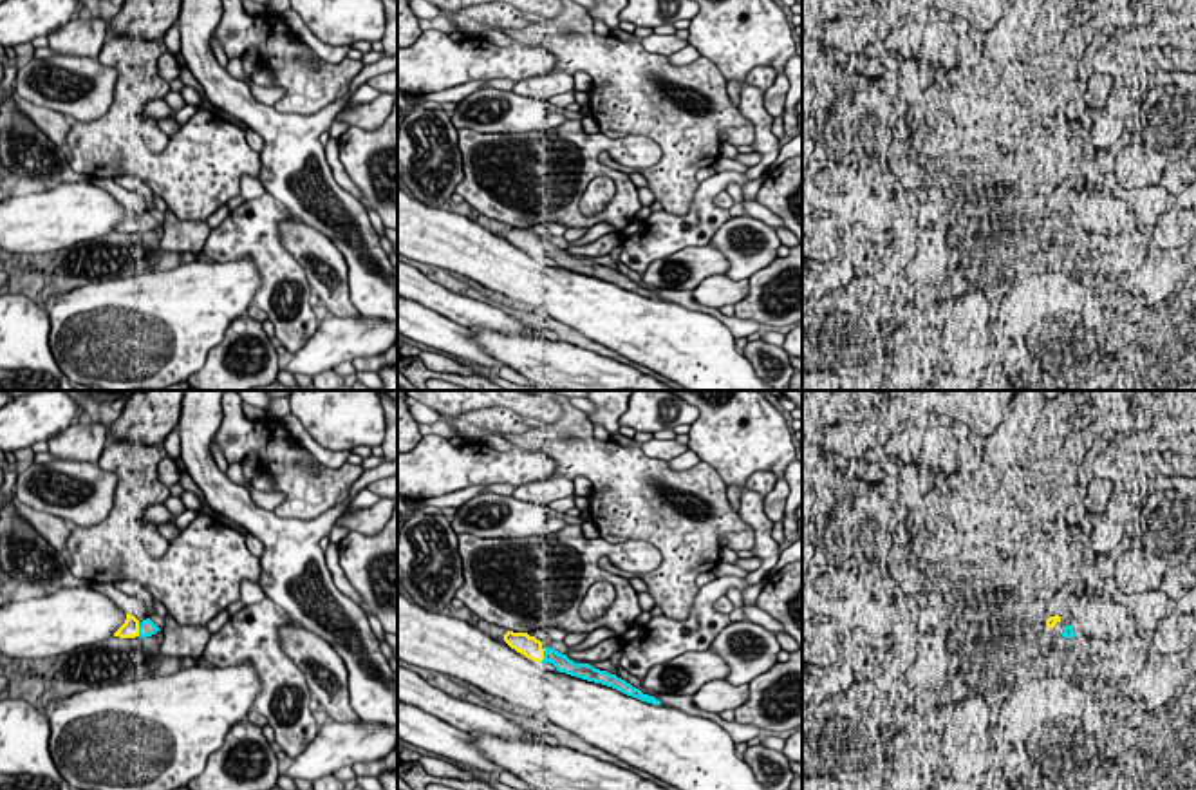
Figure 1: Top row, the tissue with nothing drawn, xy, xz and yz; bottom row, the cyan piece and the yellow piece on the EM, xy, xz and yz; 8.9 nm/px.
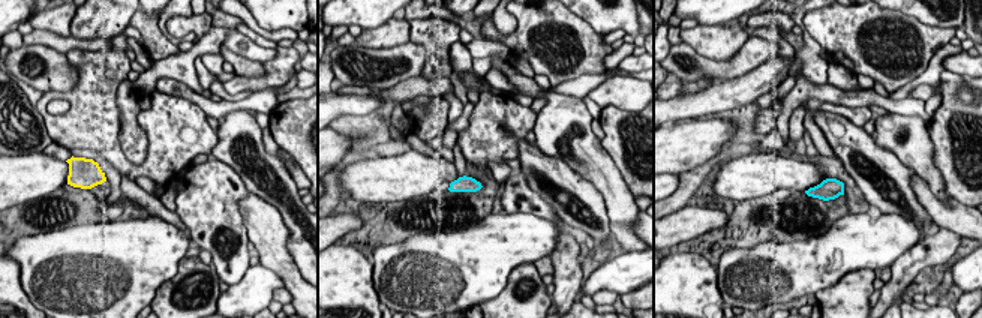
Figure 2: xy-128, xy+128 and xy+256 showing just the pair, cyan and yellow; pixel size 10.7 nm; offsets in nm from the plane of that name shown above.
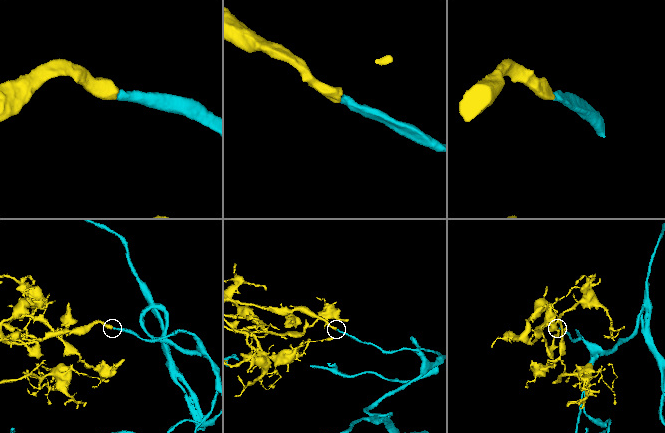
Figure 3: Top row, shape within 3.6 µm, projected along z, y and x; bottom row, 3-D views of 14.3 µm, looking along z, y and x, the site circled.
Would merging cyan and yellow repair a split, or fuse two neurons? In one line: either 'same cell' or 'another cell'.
same cell

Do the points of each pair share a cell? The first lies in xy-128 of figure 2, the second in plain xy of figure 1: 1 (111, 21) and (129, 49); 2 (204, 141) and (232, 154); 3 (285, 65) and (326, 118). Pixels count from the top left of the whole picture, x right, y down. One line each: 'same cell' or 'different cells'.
1: different cells
2: same cell
3: different cells

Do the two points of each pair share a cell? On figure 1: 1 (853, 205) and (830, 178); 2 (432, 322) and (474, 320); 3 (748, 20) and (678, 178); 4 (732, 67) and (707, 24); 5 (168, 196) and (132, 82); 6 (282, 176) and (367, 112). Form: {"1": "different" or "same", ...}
{"1": "same", "2": "different", "3": "different", "4": "same", "5": "same", "6": "different"}

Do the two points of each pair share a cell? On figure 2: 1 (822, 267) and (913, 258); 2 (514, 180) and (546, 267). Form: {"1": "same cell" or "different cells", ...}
{"1": "different cells", "2": "different cells"}

